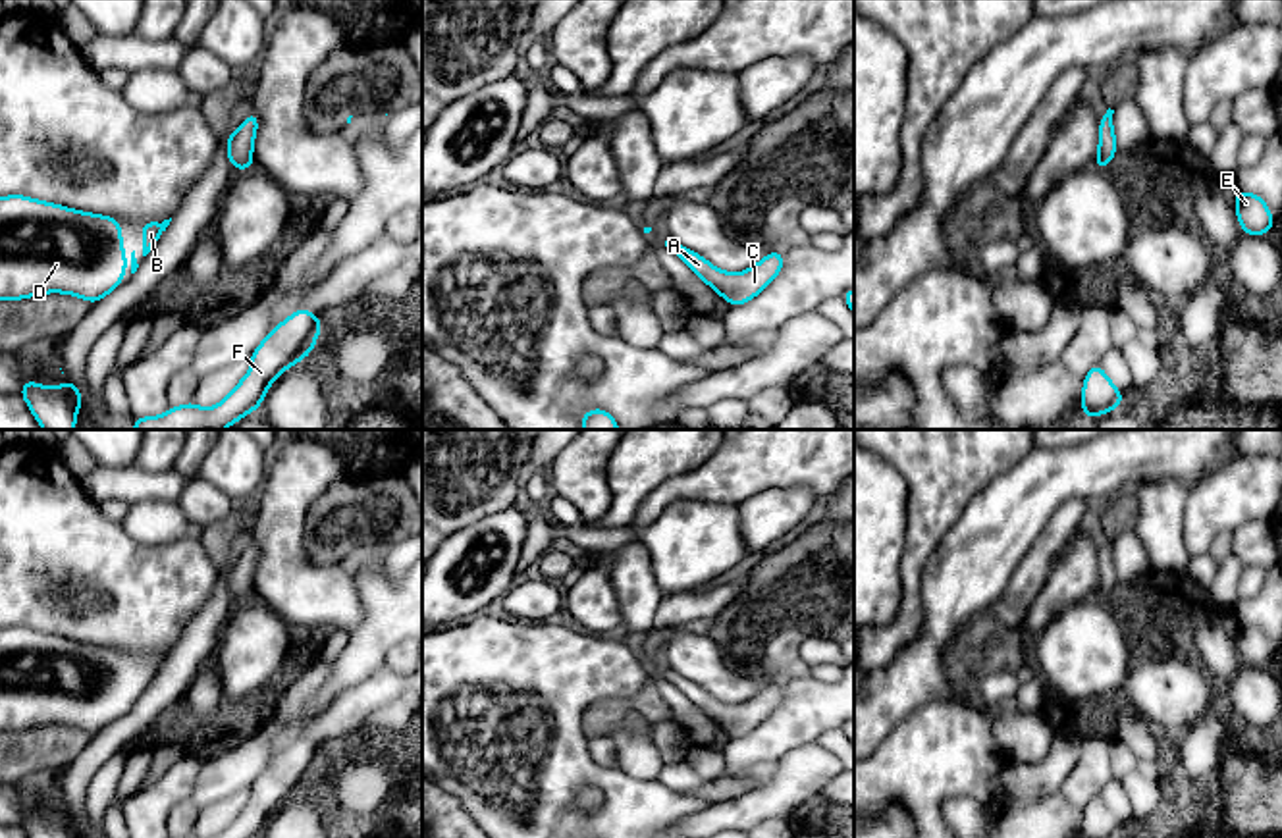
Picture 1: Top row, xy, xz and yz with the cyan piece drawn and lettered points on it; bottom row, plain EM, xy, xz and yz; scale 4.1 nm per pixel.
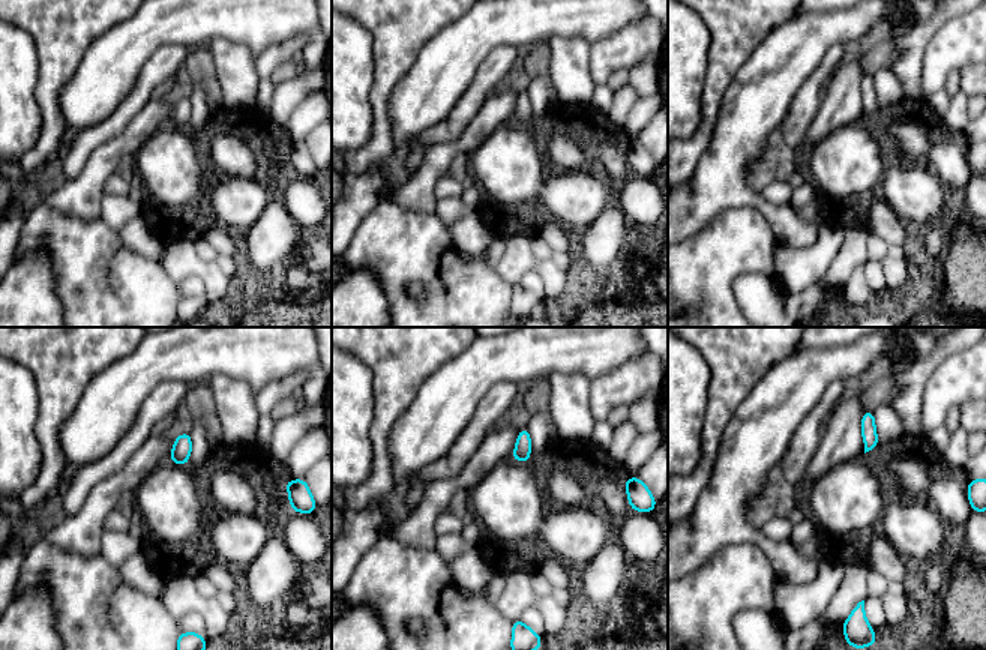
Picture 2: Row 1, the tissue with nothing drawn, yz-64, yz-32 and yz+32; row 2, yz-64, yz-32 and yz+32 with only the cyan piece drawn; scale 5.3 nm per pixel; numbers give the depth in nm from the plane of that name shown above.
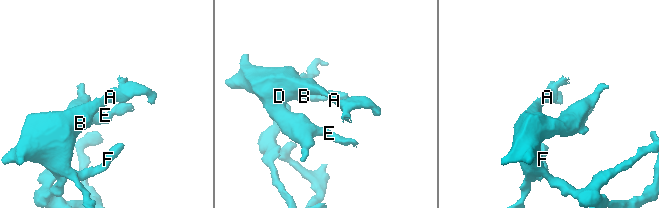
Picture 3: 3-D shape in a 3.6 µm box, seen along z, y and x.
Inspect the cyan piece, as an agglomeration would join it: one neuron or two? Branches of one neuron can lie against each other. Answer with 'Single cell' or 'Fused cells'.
Single cell

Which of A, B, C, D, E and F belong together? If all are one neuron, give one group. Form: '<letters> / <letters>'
A B C D E F

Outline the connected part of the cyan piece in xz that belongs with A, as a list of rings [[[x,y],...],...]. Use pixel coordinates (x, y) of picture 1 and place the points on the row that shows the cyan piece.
[[[669,233],[661,249],[675,252],[702,281],[717,291],[731,306],[738,306],[760,295],[783,270],[783,252],[773,250],[750,270],[729,274],[709,264],[698,252],[677,243]]]

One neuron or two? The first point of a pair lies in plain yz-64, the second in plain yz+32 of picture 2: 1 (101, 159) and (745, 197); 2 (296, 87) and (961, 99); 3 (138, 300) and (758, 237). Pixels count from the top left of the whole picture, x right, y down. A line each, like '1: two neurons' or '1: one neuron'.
1: two neurons
2: one neuron
3: one neuron

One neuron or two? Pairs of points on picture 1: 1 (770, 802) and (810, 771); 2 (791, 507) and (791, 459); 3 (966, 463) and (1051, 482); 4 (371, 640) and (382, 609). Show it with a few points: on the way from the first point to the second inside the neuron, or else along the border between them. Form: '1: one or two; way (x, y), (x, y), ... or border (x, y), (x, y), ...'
1: one; way (779, 796), (801, 775)
2: two; border (747, 497), (774, 488), (810, 488), (826, 499)
3: two; border (1032, 449), (968, 499)
4: one; way (378, 632), (382, 617)

